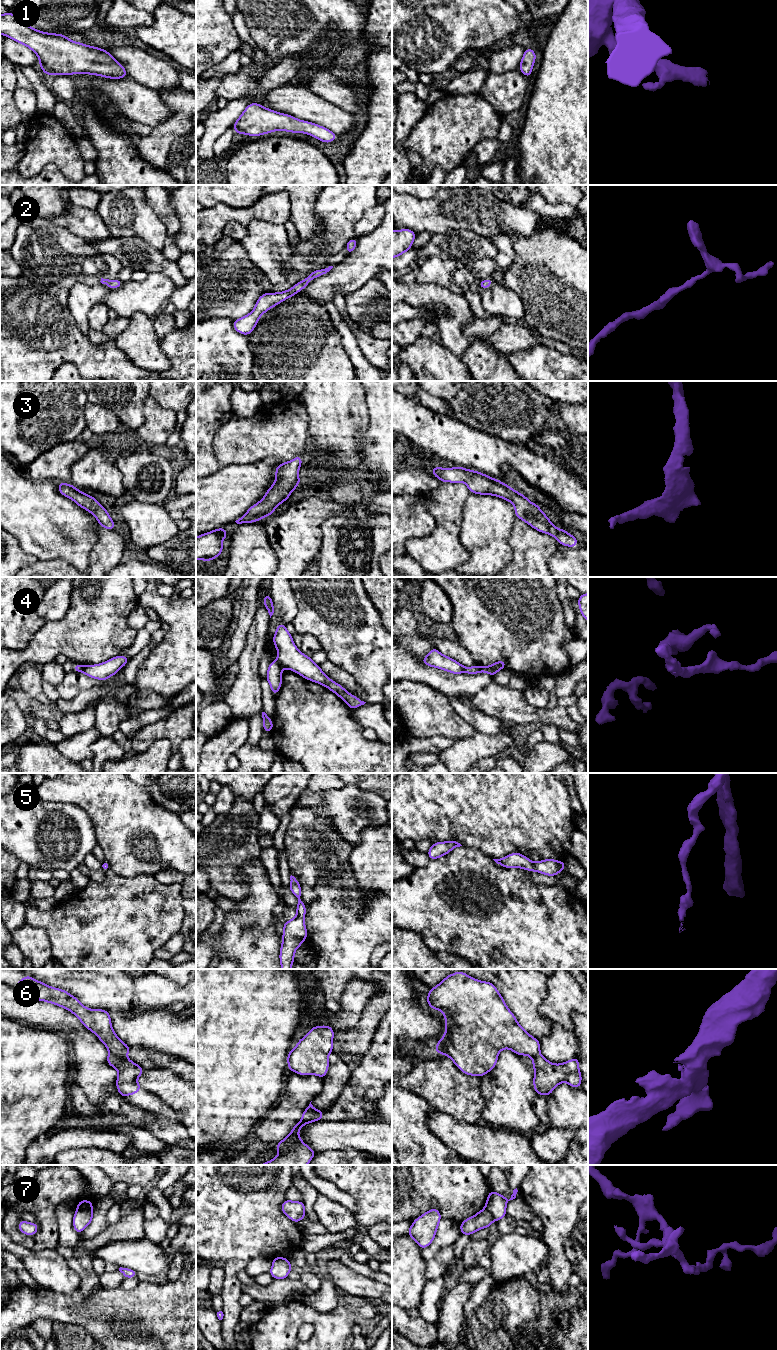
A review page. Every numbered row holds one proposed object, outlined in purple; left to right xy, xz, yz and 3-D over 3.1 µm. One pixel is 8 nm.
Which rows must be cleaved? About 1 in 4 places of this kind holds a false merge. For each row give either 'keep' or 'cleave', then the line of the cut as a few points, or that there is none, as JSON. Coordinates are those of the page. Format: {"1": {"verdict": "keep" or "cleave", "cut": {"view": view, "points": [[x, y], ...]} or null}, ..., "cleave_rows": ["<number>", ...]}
{"1": {"verdict": "keep", "cut": null}, "2": {"verdict": "keep", "cut": null}, "3": {"verdict": "keep", "cut": null}, "4": {"verdict": "cleave", "cut": {"view": "xz", "points": [[276, 661], [282, 667]]}}, "5": {"verdict": "keep", "cut": null}, "6": {"verdict": "cleave", "cut": {"view": "xy", "points": [[109, 1052], [126, 1057]]}}, "7": {"verdict": "cleave", "cut": {"view": "xy", "points": [[77, 1207], [91, 1210]]}}, "cleave_rows": ["4", "6", "7"]}

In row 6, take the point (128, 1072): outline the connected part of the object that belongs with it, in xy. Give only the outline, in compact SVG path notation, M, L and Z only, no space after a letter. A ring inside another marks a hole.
M109 1053L107 1063L118 1070L116 1086L119 1094L125 1098L139 1092L142 1087L137 1083L137 1078L143 1074L144 1069L127 1057L121 1057Z

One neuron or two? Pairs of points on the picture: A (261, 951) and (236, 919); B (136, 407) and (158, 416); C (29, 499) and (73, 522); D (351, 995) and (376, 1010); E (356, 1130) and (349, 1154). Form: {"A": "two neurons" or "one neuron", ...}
{"A": "one neuron", "B": "two neurons", "C": "one neuron", "D": "two neurons", "E": "two neurons"}

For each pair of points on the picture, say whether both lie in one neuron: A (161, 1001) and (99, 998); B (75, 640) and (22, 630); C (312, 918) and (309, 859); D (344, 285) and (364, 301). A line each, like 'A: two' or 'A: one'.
A: two
B: two
C: two
D: two

